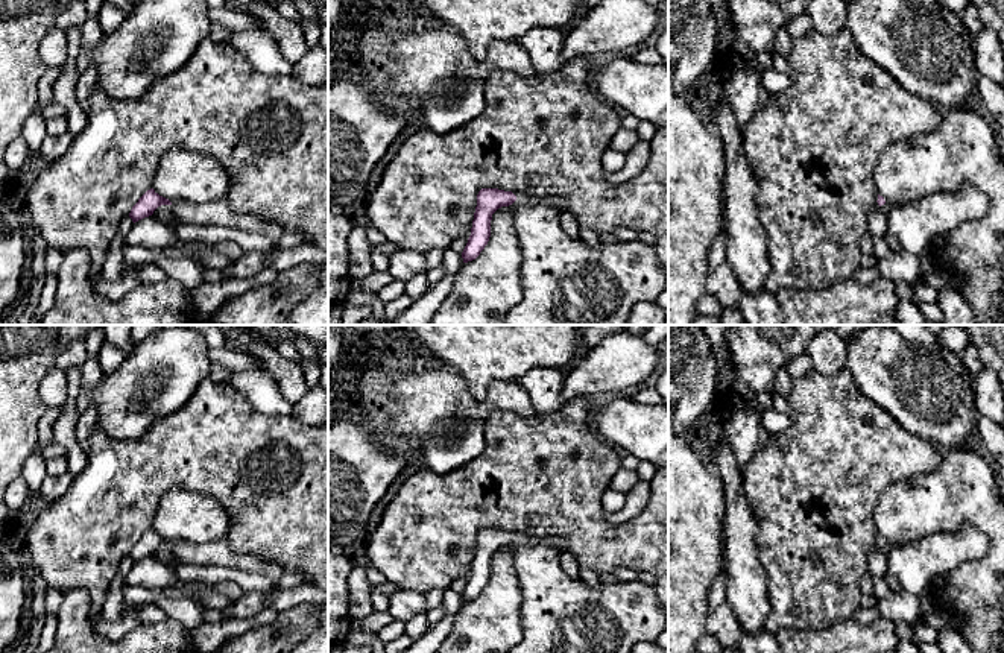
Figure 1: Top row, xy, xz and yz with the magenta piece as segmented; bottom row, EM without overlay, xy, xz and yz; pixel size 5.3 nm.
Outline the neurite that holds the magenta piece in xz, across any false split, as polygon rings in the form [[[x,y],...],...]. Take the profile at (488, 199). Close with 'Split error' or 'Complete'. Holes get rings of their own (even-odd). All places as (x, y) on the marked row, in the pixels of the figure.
[[[481,188],[477,194],[477,207],[474,213],[471,235],[462,252],[463,263],[475,260],[491,237],[491,220],[492,214],[501,208],[509,207],[513,202],[521,205],[533,205],[539,199],[532,196],[515,196],[512,191],[504,191],[498,188]]]. Split error

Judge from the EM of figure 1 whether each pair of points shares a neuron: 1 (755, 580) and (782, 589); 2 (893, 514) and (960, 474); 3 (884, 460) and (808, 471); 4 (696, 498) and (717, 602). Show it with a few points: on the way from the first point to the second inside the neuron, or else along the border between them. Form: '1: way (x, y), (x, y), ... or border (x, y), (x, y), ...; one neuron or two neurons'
1: border (758, 552), (767, 579), (767, 620); two neurons
2: way (910, 511), (931, 503), (944, 491); one neuron
3: way (866, 460), (837, 460), (827, 471); one neuron
4: border (723, 568), (710, 588), (708, 612), (705, 617); two neurons

